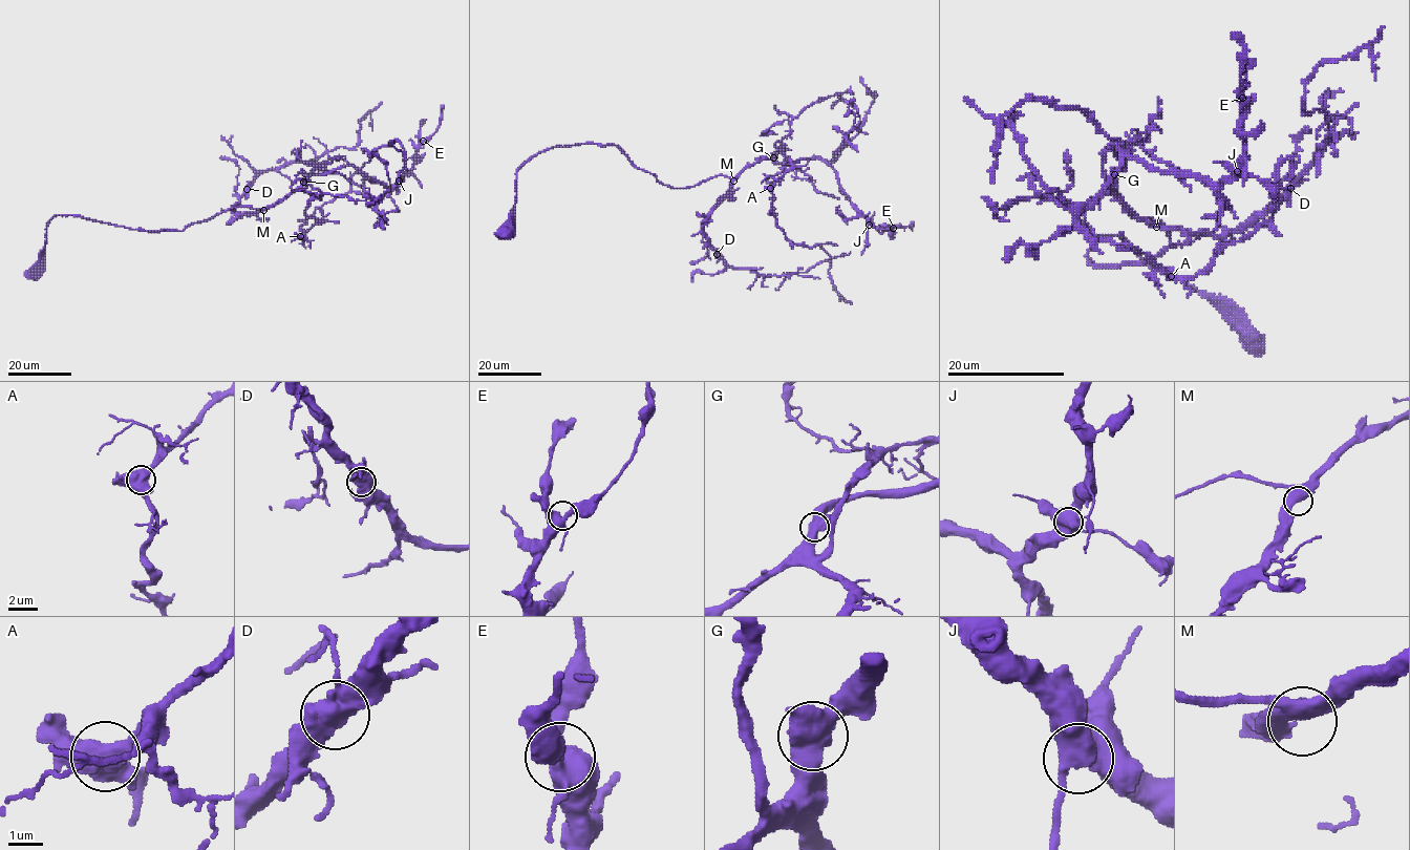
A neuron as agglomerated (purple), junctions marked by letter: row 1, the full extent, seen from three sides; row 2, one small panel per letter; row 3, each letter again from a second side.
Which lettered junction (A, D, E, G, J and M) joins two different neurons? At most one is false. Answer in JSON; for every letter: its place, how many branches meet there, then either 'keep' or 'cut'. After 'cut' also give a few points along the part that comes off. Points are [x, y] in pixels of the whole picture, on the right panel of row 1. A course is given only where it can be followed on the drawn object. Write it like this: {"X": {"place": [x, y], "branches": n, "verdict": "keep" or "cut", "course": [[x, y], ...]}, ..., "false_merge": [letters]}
{"A": {"place": [1171, 276], "branches": 3, "verdict": "keep"}, "D": {"place": [1290, 188], "branches": 3, "verdict": "keep"}, "E": {"place": [1242, 98], "branches": 3, "verdict": "keep"}, "G": {"place": [1114, 174], "branches": 3, "verdict": "keep"}, "J": {"place": [1237, 171], "branches": 3, "verdict": "keep"}, "M": {"place": [1156, 227], "branches": 3, "verdict": "keep"}, "false_merge": []}

